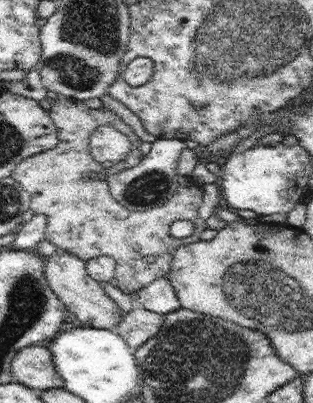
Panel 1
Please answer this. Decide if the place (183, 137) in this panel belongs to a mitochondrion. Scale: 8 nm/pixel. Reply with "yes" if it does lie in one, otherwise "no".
no

